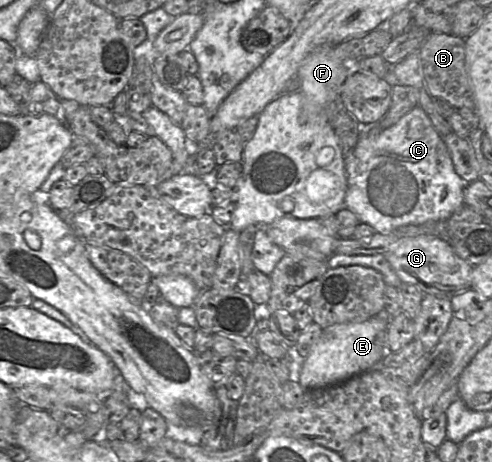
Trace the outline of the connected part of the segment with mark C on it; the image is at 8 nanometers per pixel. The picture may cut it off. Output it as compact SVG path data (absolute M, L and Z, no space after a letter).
M420 106L377 135L361 133L354 149L344 156L344 165L347 177L344 206L377 233L390 234L402 226L446 220L464 205L463 190L467 183L455 172L447 146Z

